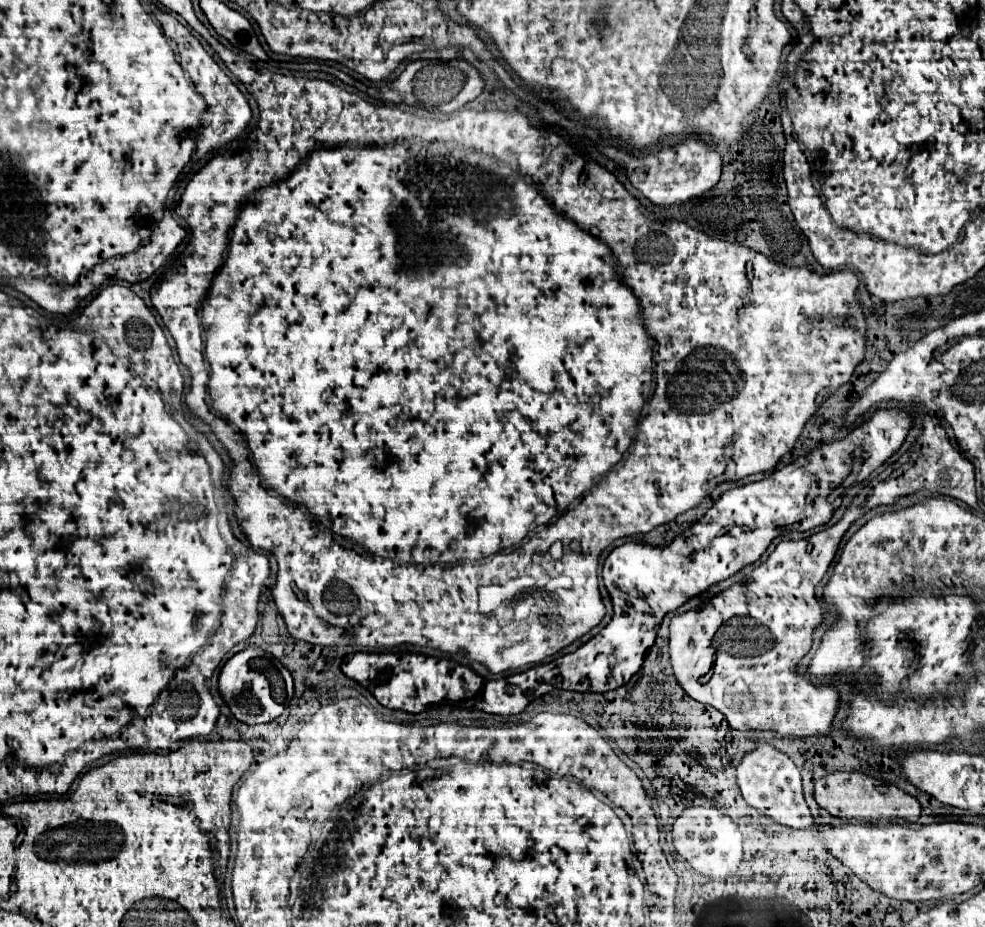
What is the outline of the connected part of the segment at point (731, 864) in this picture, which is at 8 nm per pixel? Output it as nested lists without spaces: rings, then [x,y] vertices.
[[[686,808],[672,826],[672,840],[676,852],[690,862],[690,866],[708,878],[728,878],[734,876],[738,870],[738,864],[742,860],[742,834],[738,826],[732,822],[732,818],[724,816],[718,808]]]

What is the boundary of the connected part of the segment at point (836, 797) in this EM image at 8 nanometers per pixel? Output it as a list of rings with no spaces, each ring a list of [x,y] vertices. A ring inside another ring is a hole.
[[[832,772],[820,778],[814,788],[814,798],[832,816],[844,820],[856,818],[864,822],[876,822],[876,820],[916,822],[920,816],[920,802],[914,796],[902,792],[896,786],[882,786],[878,780],[860,772]]]

